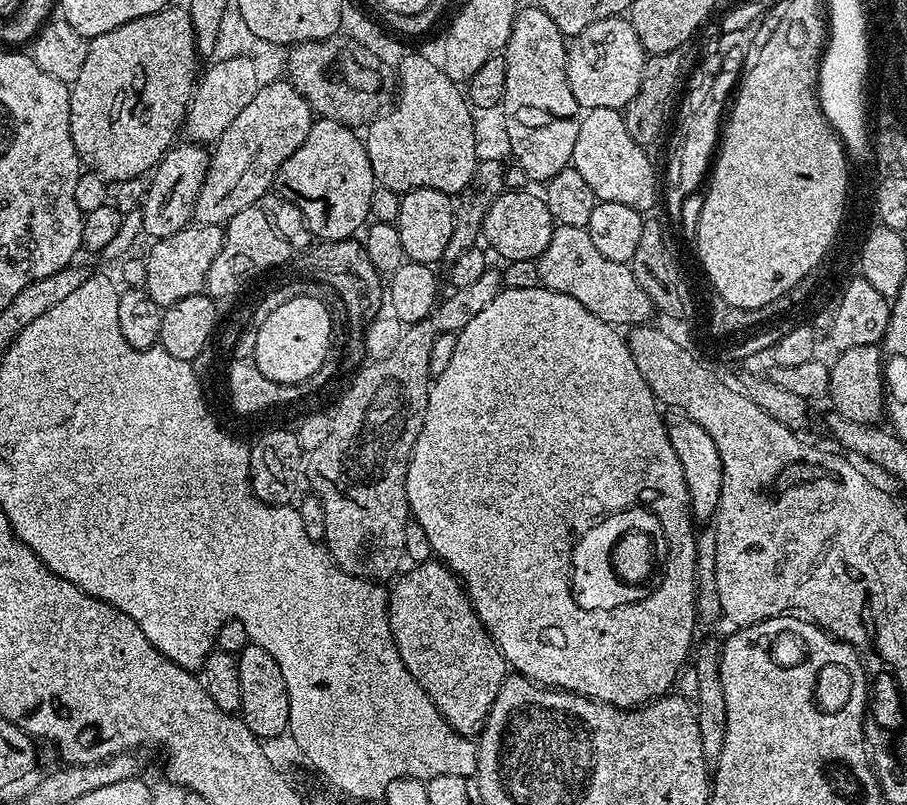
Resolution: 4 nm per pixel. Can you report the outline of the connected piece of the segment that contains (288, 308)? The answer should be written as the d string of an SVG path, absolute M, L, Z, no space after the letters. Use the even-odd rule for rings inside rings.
M316 294L290 298L290 302L278 306L266 322L259 324L254 343L256 365L269 380L297 384L326 364L332 348L332 316L320 298Z

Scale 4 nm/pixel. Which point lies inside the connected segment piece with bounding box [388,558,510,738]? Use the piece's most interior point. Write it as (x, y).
(442, 643)

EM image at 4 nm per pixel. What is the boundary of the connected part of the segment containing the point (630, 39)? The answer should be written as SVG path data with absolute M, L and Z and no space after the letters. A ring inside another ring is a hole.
M611 16L586 26L568 44L568 81L581 109L618 108L623 110L638 94L646 53L631 19Z

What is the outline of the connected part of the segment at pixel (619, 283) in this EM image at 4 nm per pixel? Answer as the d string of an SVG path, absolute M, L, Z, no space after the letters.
M556 224L552 230L550 246L542 250L536 261L541 285L558 294L573 296L590 314L602 318L602 322L613 326L644 326L654 316L654 309L646 290L638 286L638 278L634 278L631 267L627 264L610 262L610 258L602 258L601 252L594 246L587 228Z

